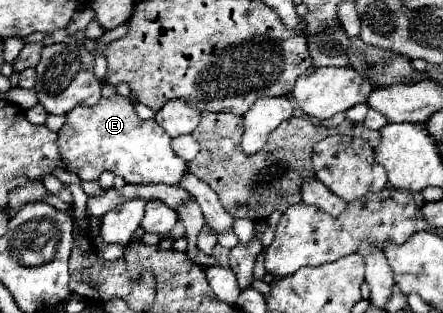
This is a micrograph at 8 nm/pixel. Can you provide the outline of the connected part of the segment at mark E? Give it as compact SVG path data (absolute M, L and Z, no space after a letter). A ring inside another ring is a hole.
M111 96L111 98L101 98L95 106L79 106L67 112L67 122L59 130L57 136L57 146L59 146L59 158L61 164L67 172L73 172L79 176L83 182L97 180L101 172L109 170L115 176L121 176L125 182L131 184L179 184L181 176L187 172L187 162L181 160L179 156L173 154L171 150L171 138L165 134L165 130L155 122L155 120L141 120L135 114L135 106L131 104L129 98L125 96Z

